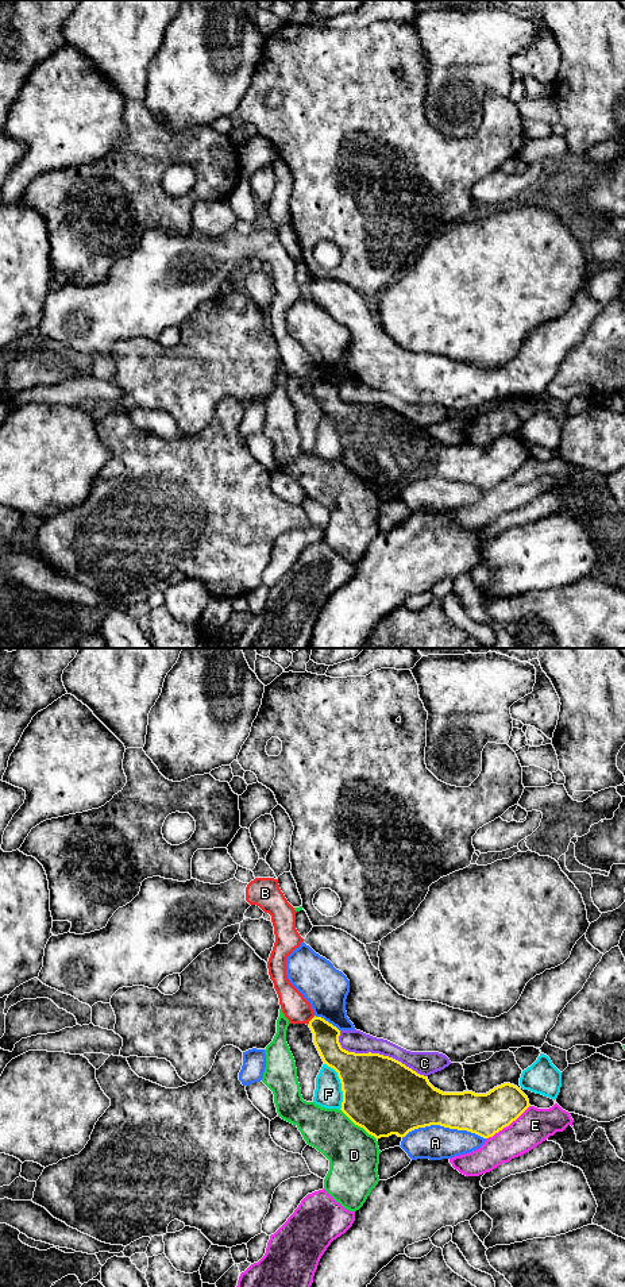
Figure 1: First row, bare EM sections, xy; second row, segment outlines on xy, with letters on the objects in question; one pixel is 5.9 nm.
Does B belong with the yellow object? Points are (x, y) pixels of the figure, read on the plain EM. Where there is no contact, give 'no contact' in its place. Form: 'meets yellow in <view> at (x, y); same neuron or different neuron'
meets yellow in xy at (311, 372); different neuron

